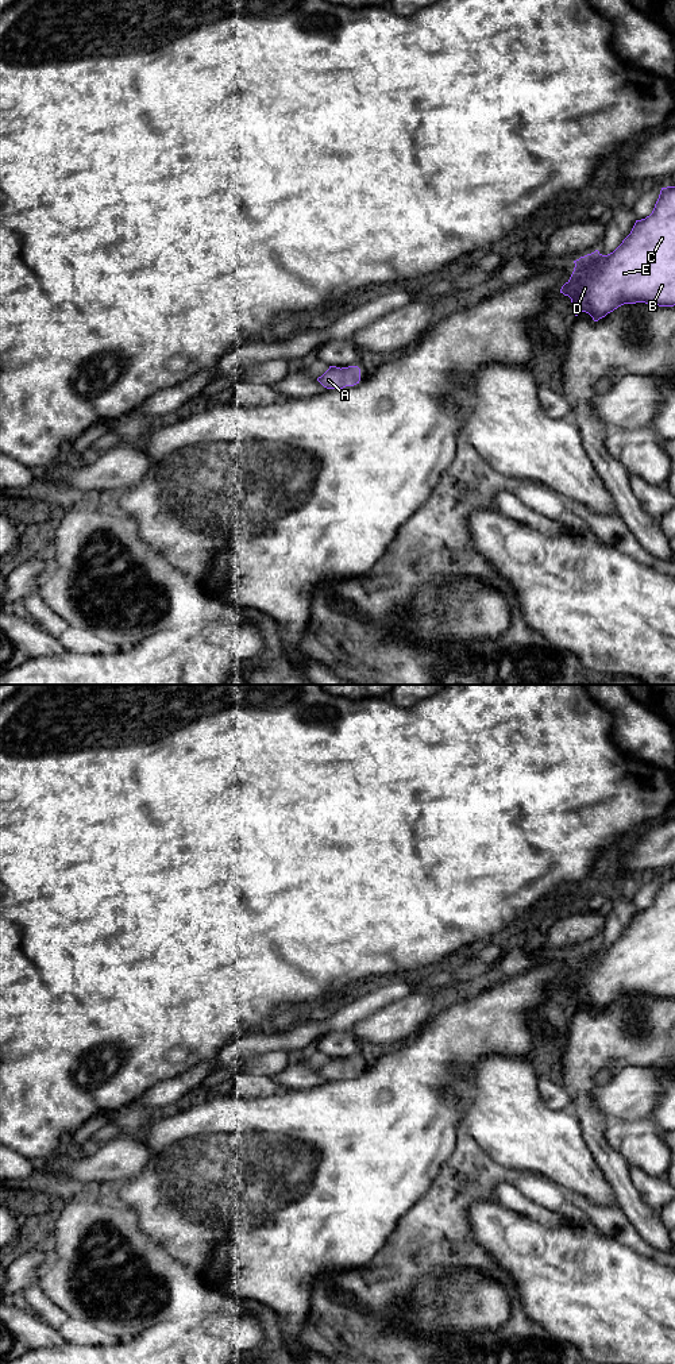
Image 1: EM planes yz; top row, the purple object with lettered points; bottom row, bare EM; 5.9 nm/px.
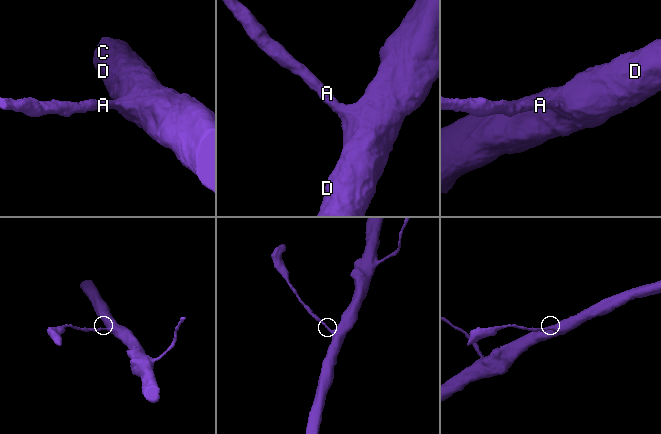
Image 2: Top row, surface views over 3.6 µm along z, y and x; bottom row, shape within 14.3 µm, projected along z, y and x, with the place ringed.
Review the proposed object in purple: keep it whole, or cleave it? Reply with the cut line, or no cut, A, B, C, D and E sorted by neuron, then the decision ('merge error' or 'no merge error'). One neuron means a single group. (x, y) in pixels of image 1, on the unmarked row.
no cut | A B C D E | no merge error

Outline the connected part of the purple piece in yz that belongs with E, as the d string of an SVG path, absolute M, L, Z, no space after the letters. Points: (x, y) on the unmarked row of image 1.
M675 878L662 879L659 890L655 895L655 899L649 908L641 912L636 912L630 925L622 932L622 935L610 945L602 947L598 941L579 951L574 952L575 959L570 968L570 971L562 978L560 985L568 987L572 994L572 1006L578 1007L582 1003L589 1005L594 1013L605 1009L608 1005L613 1003L618 998L624 995L636 995L636 994L645 994L653 995L659 998L674 998L675 997Z

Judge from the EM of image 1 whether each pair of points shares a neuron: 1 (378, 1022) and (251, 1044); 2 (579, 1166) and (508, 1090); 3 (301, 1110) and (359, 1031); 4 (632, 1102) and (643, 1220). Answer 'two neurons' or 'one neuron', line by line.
1: two neurons
2: one neuron
3: two neurons
4: two neurons

